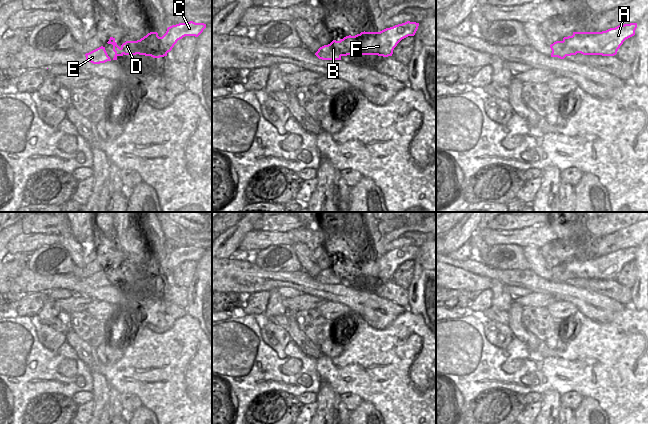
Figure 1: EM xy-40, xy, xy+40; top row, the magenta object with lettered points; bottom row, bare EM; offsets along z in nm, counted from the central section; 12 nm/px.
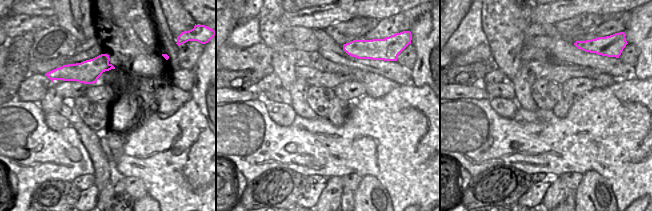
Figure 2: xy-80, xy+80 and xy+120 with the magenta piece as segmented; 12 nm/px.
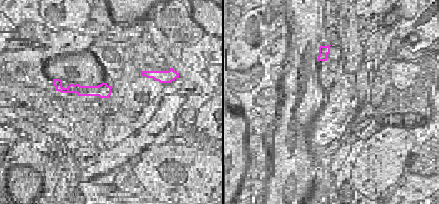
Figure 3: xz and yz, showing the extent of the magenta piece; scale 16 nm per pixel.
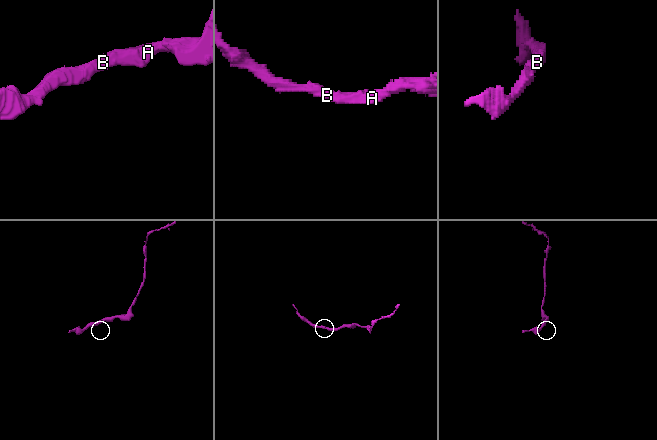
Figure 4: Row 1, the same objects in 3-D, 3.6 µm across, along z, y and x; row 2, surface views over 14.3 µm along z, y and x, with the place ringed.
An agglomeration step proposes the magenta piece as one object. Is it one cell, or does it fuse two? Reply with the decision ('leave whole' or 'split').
leave whole

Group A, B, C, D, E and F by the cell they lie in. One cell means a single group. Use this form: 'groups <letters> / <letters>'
groups A B C D E F

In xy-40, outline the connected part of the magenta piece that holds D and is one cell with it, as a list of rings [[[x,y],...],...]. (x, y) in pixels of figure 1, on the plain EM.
[[[190,245],[168,251],[162,261],[159,261],[157,256],[150,256],[140,264],[126,265],[120,271],[113,261],[110,261],[107,267],[113,269],[115,276],[113,284],[117,284],[118,280],[136,278],[160,282],[167,280],[178,264],[185,260],[198,261],[205,252],[206,248],[204,247]]]

